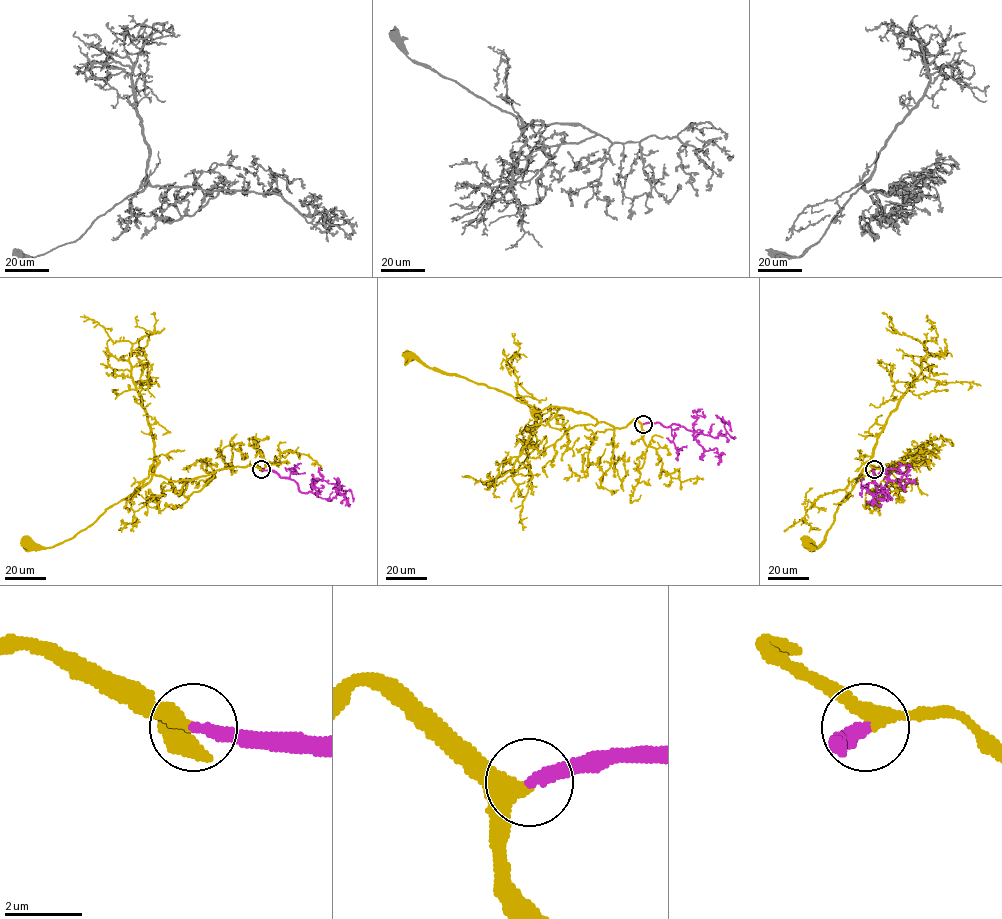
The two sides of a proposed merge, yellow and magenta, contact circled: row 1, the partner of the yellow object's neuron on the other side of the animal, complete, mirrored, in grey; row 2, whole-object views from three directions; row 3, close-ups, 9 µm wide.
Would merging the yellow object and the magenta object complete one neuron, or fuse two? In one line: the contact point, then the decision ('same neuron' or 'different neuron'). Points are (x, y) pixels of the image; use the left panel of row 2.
(261, 469) | same neuron

